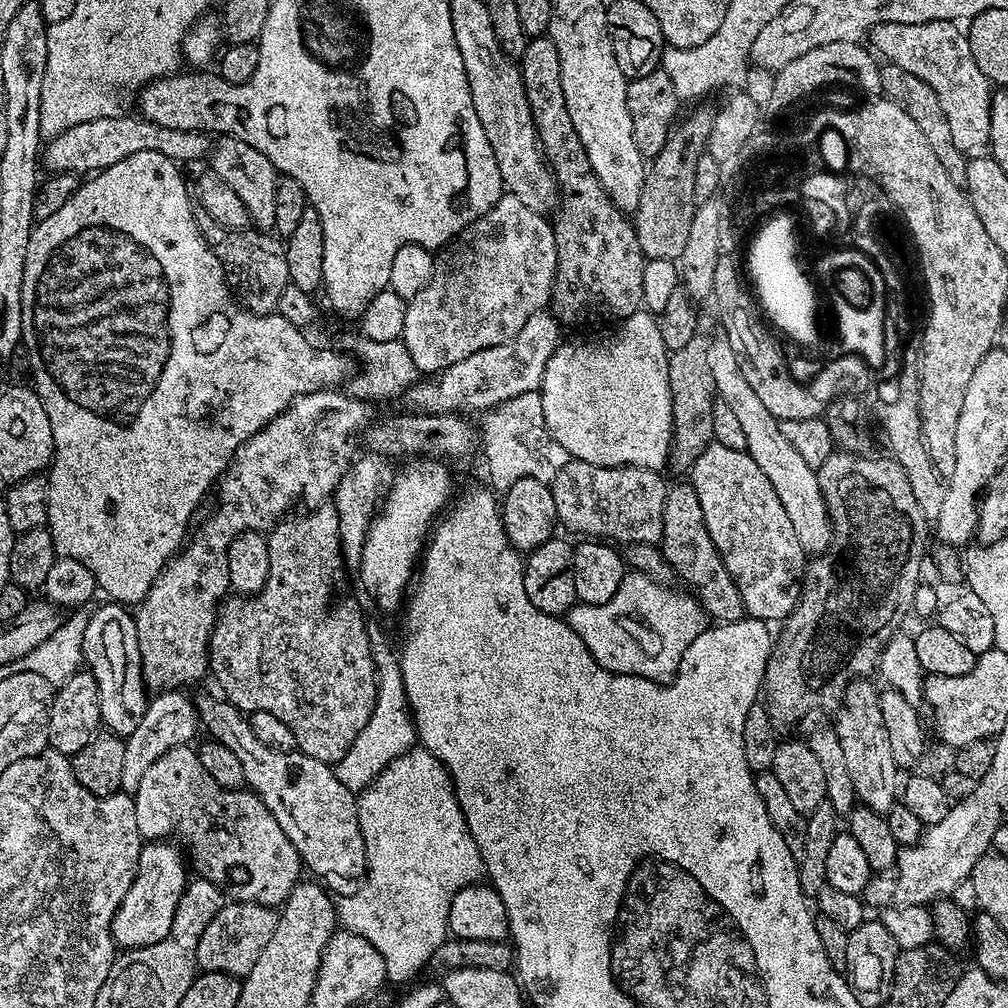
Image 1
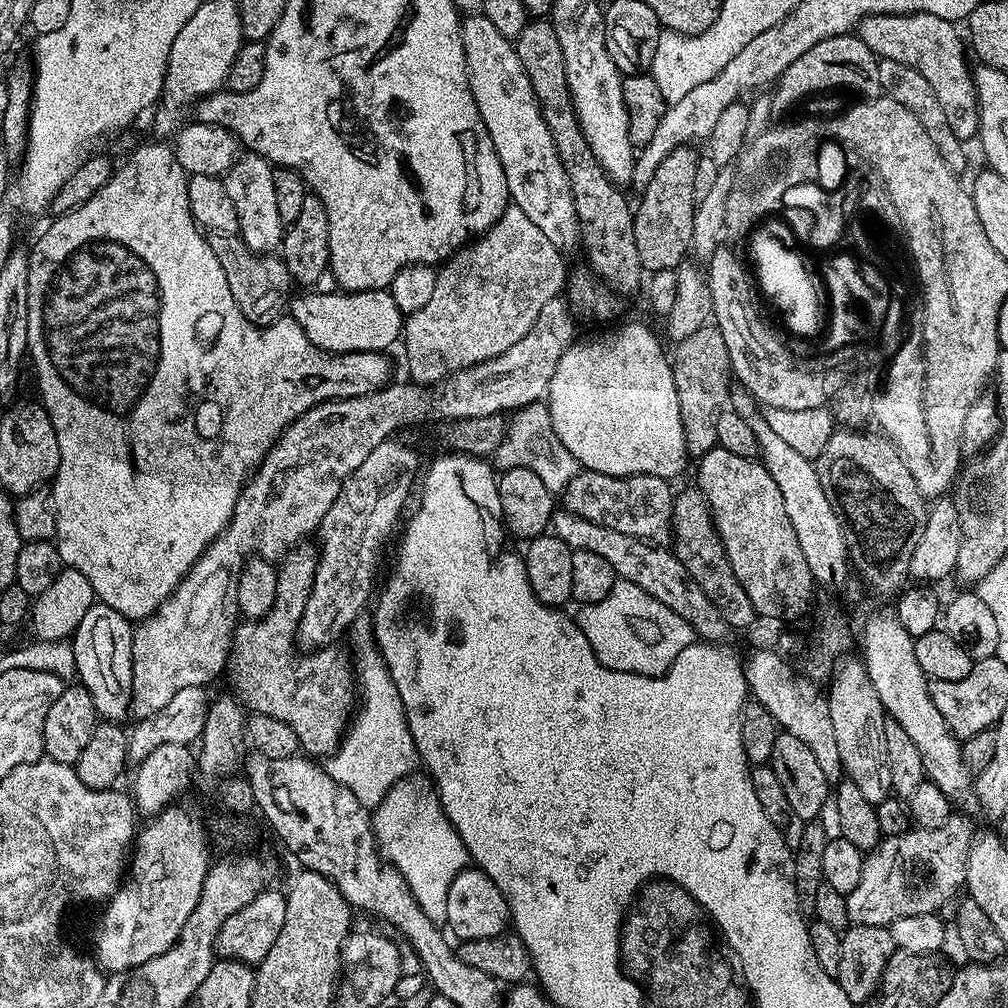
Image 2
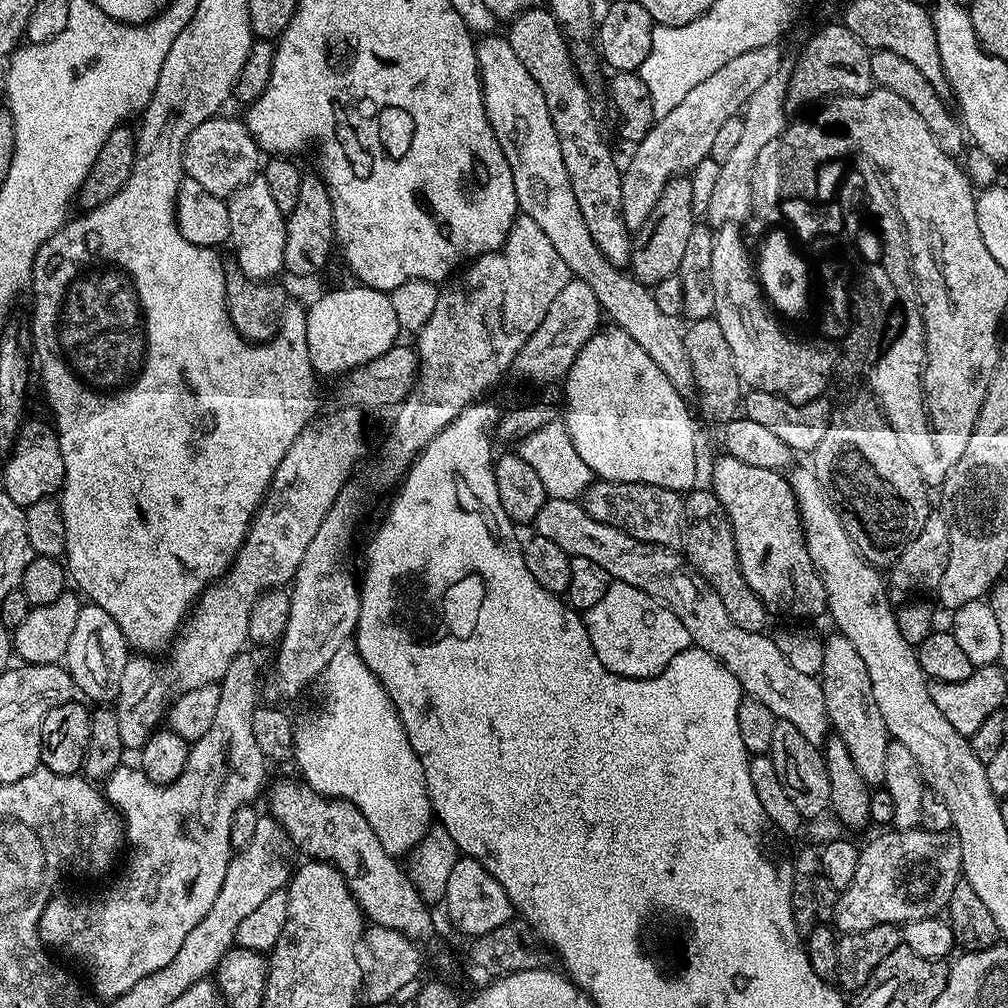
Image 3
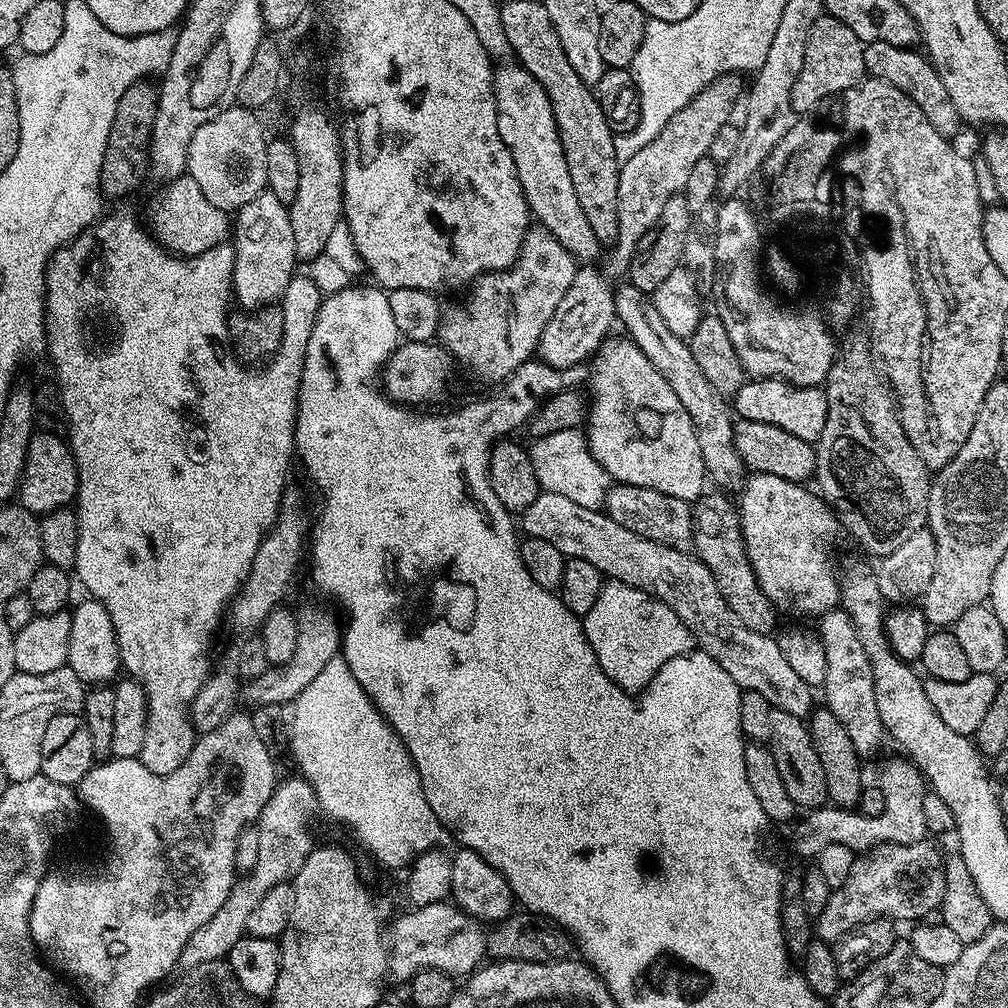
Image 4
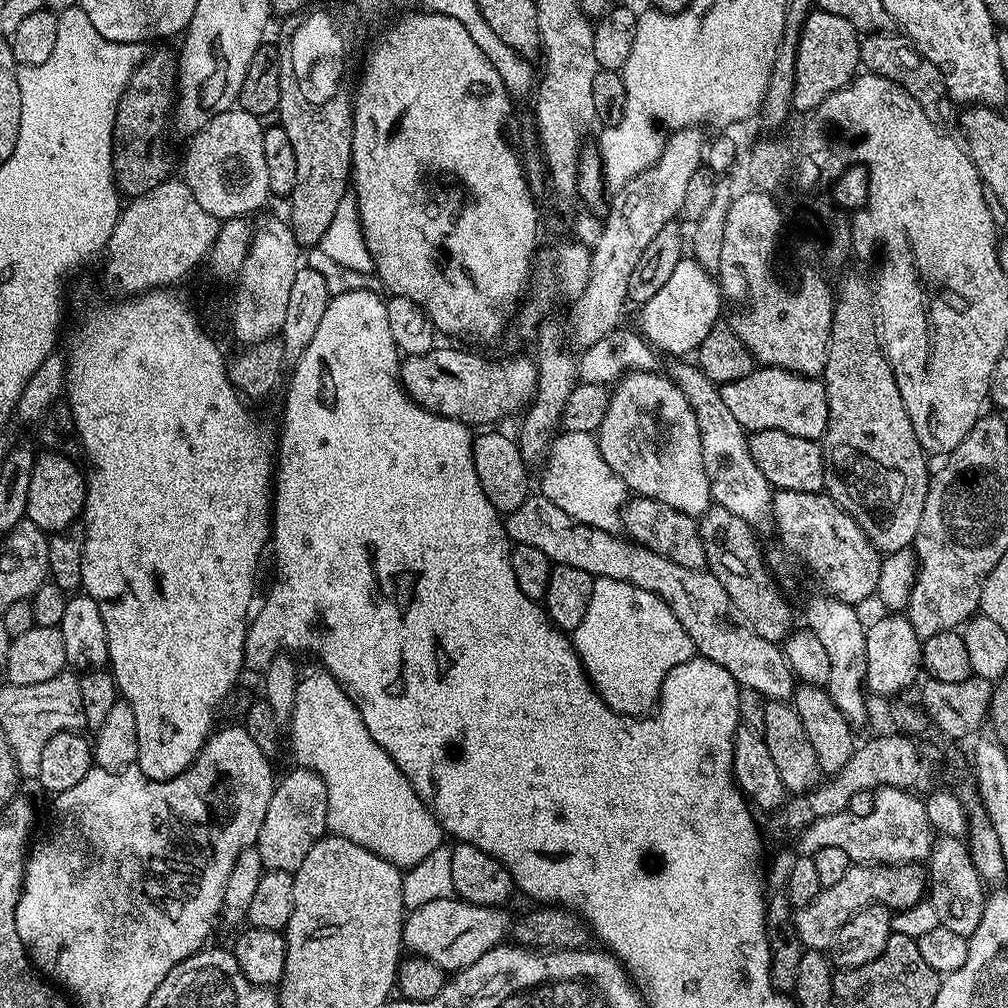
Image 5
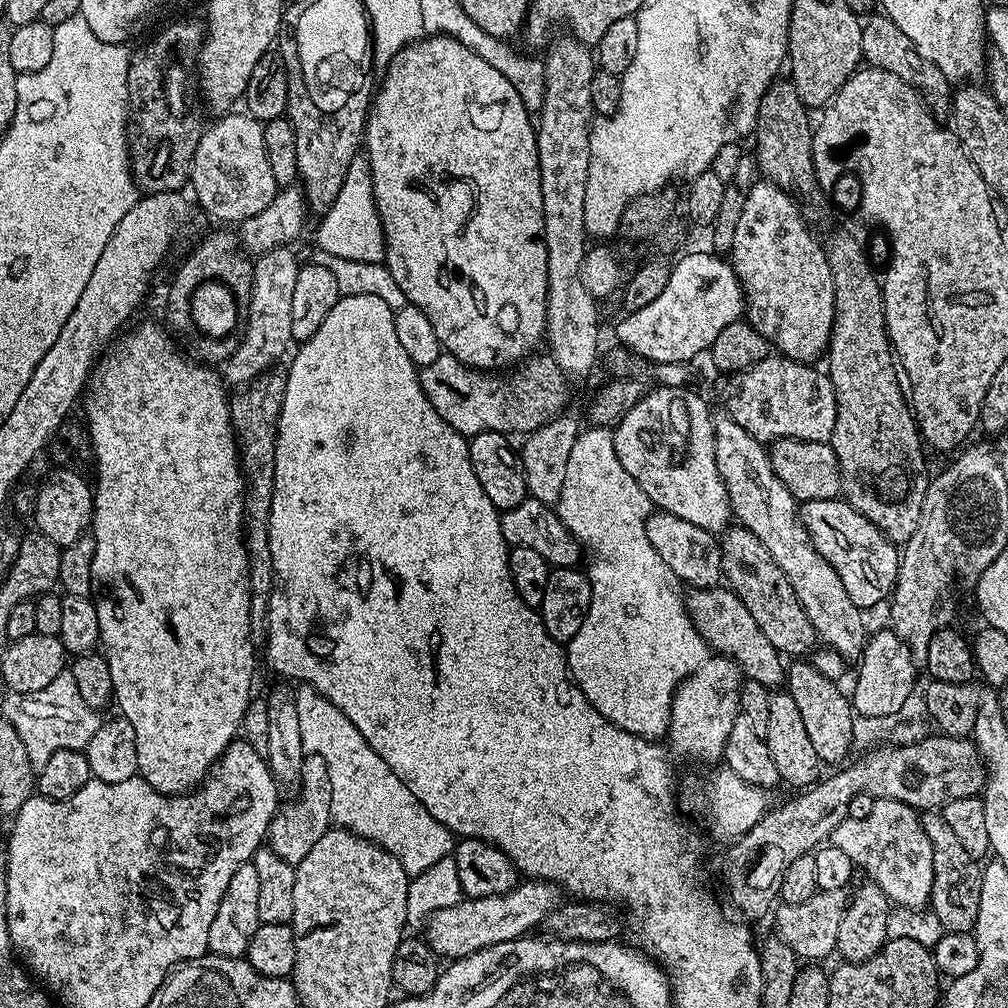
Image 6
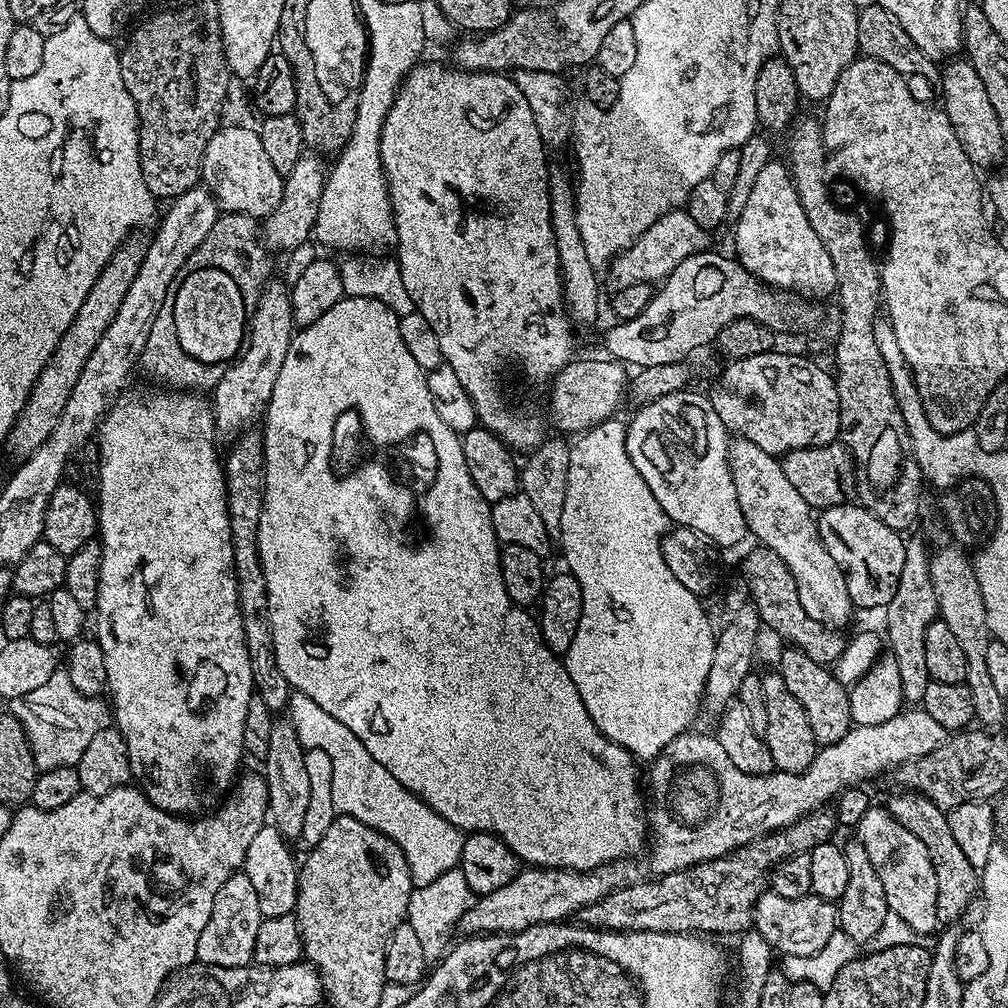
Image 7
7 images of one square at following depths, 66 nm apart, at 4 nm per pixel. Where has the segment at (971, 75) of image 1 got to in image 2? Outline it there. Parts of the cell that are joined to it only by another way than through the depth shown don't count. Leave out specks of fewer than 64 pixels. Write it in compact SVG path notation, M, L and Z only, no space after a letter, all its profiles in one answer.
M915 12L905 16L868 16L860 21L858 35L880 60L902 62L902 66L918 70L918 74L930 82L930 90L934 90L950 121L950 130L954 130L959 140L968 142L979 133L980 107L976 101L974 72L971 67L968 69L966 40L961 29L959 32L956 28L959 27L953 21L938 18L938 14Z

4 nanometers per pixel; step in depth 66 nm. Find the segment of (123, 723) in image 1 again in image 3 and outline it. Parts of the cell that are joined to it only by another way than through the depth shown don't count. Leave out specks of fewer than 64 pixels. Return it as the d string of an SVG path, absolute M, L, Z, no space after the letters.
M88 602L81 607L78 614L78 626L74 626L74 638L70 638L68 652L63 663L72 675L75 691L80 692L89 701L97 700L100 706L108 706L115 701L122 682L122 672L126 670L126 662L130 658L130 649L118 622L106 610Z

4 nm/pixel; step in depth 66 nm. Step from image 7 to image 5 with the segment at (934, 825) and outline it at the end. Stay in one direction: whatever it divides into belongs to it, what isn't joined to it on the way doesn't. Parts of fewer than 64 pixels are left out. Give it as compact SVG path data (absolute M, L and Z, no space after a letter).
M939 837L933 843L928 857L928 890L941 927L962 937L971 937L978 928L982 911L985 909L988 892L984 888L985 881L974 866L972 852L969 851L967 843L959 837Z

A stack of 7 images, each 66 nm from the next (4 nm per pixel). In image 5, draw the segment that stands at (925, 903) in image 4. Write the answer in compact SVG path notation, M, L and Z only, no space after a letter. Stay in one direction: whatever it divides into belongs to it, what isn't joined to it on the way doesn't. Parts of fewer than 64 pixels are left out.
M853 863L838 886L821 888L808 905L796 908L796 929L800 943L808 950L828 950L836 943L836 936L864 908L882 904L889 910L901 910L921 903L926 896L926 872L919 863L899 866L873 866L871 863Z

